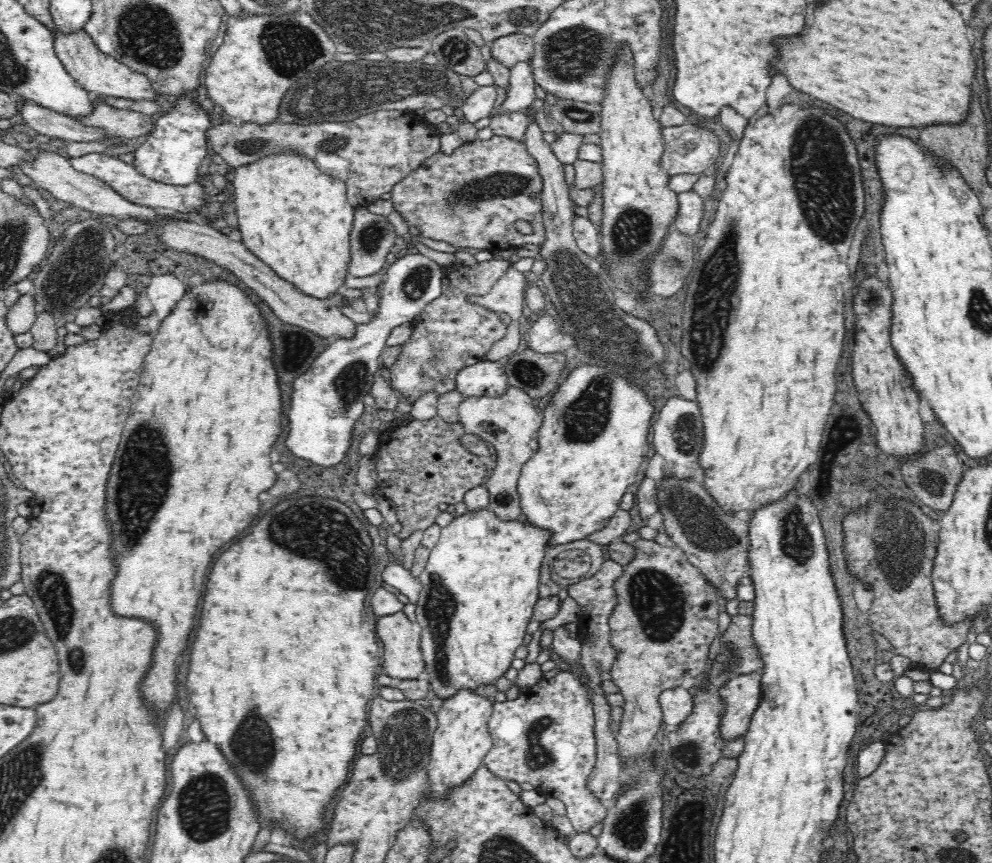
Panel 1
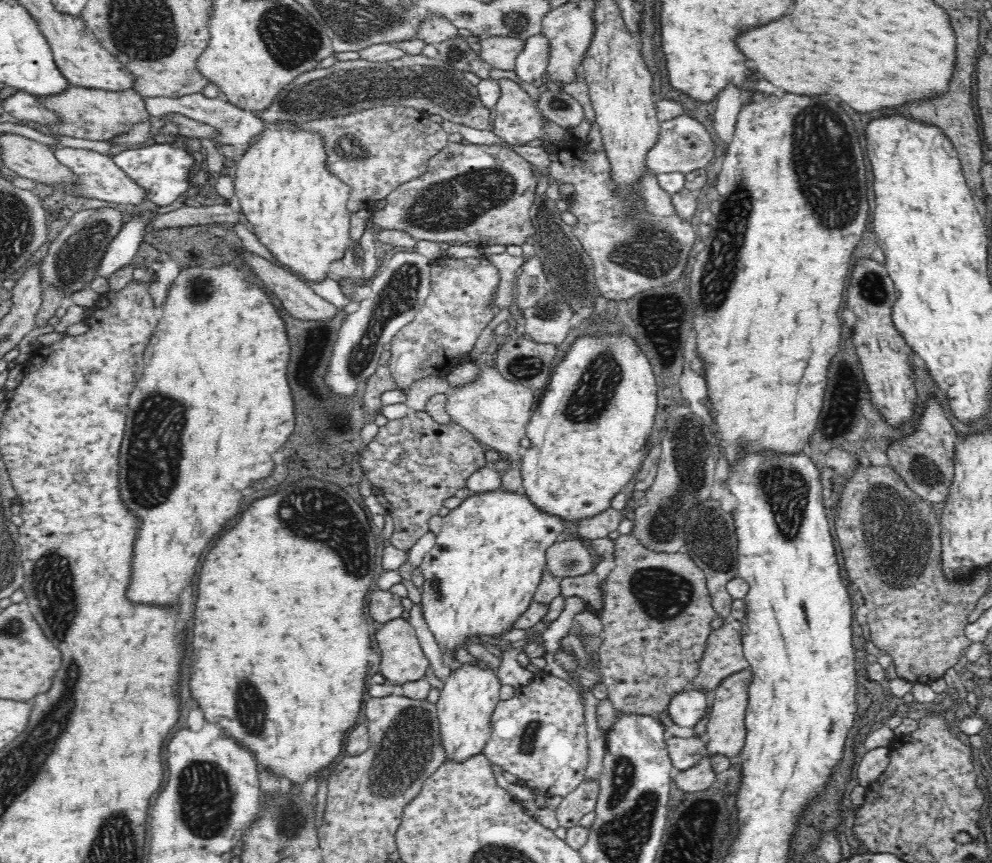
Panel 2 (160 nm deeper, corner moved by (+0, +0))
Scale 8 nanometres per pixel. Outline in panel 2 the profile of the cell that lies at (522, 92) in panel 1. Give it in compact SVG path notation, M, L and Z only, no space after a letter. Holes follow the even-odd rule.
M543 32L525 40L524 49L516 57L516 74L522 82L534 82L547 72L550 58L550 42Z

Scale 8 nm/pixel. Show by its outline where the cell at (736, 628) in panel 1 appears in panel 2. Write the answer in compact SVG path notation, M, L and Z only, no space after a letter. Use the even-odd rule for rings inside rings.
M731 619L709 634L706 650L698 664L698 674L688 682L686 690L694 689L707 694L726 676L748 671L749 662L743 653L741 628L739 620Z

